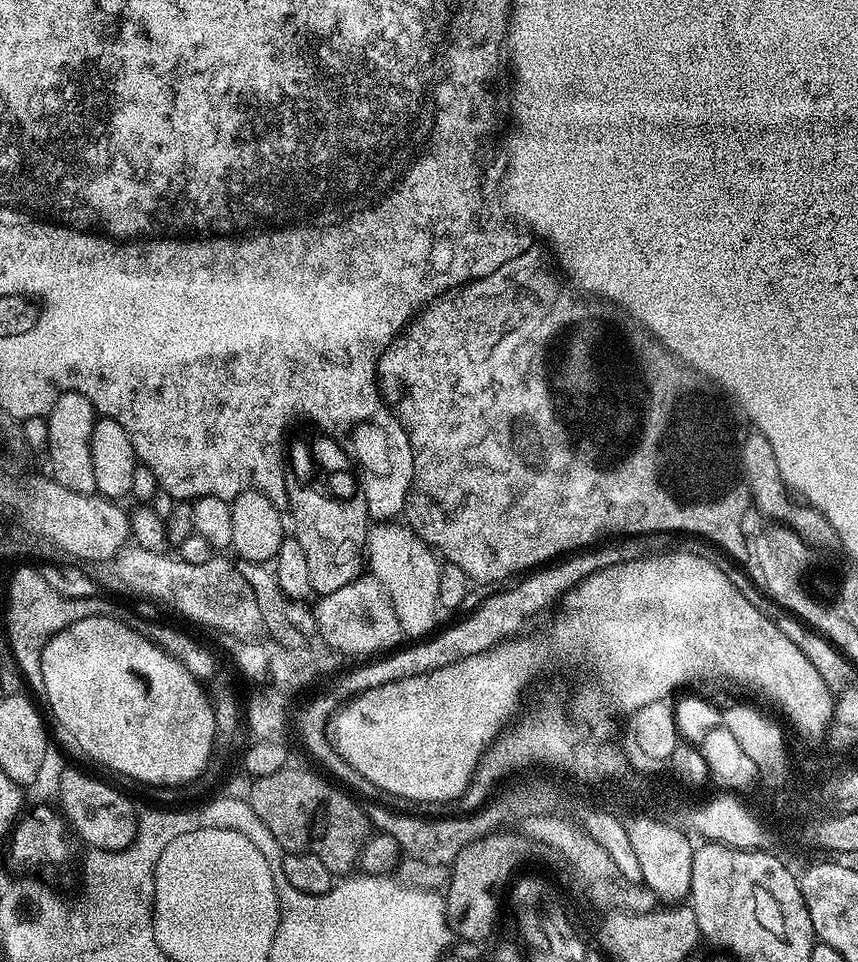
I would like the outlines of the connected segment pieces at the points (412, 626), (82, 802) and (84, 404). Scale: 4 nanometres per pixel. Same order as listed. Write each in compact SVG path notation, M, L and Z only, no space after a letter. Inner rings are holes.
M376 522L373 523L368 530L368 542L366 545L366 564L367 567L370 569L371 575L375 576L377 582L379 582L381 586L383 586L386 594L389 596L390 602L393 604L394 612L395 614L397 614L398 620L401 623L401 628L404 631L405 637L408 638L427 637L429 633L431 633L433 629L437 627L437 625L435 626L435 624L436 624L436 612L438 613L438 605L439 605L439 576L442 567L441 561L439 562L436 561L435 554L432 553L431 550L428 549L427 546L424 545L423 542L420 541L419 538L416 537L415 534L412 533L410 529L403 528L403 526L400 525L400 522Z
M68 768L60 776L60 804L69 829L77 837L81 836L89 849L98 852L121 852L129 848L136 839L136 821L138 808L135 808L122 793L76 768Z
M64 392L54 402L46 419L49 432L46 456L49 466L52 467L50 469L52 479L66 486L66 490L95 493L94 464L90 462L90 434L98 419L96 409L86 398L82 398L82 394Z

